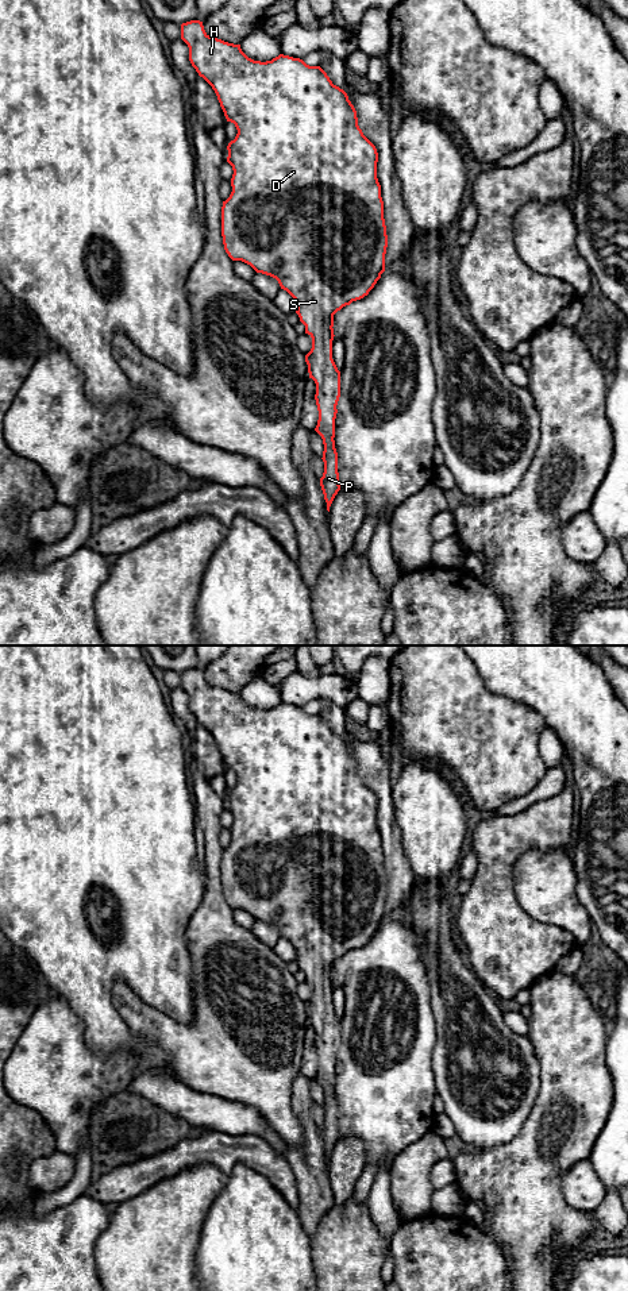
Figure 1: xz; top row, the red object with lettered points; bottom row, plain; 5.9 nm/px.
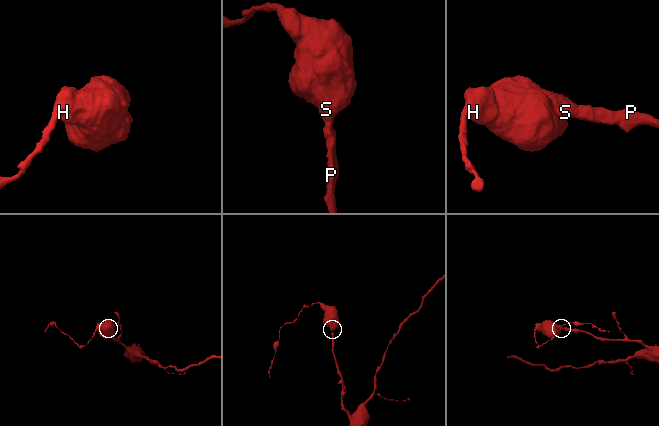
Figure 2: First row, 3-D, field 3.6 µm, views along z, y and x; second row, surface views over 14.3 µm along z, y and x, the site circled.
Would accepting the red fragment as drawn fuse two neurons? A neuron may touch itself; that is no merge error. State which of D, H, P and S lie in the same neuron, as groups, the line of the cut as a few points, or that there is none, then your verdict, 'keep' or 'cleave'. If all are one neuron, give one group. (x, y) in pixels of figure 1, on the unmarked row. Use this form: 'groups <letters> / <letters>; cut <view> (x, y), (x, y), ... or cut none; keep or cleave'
groups D H P S; cut none; keep

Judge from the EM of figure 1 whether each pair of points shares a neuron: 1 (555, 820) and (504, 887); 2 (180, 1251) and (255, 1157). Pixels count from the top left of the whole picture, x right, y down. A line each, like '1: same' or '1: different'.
1: same
2: different

